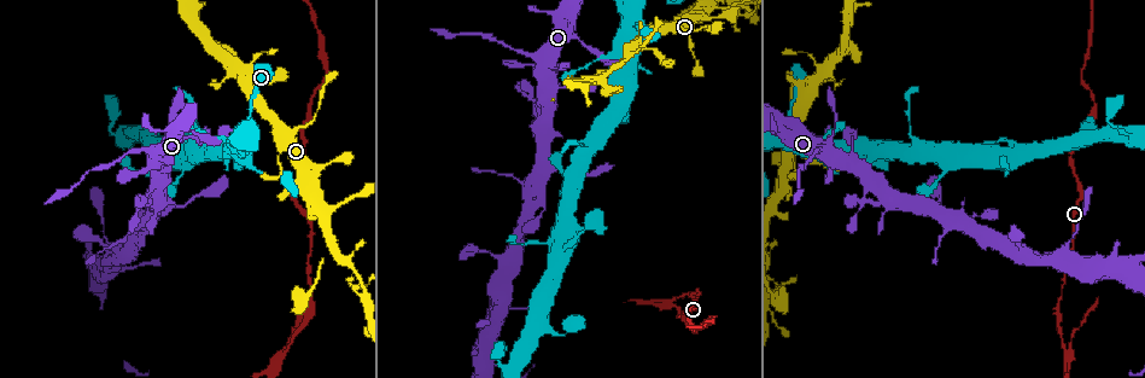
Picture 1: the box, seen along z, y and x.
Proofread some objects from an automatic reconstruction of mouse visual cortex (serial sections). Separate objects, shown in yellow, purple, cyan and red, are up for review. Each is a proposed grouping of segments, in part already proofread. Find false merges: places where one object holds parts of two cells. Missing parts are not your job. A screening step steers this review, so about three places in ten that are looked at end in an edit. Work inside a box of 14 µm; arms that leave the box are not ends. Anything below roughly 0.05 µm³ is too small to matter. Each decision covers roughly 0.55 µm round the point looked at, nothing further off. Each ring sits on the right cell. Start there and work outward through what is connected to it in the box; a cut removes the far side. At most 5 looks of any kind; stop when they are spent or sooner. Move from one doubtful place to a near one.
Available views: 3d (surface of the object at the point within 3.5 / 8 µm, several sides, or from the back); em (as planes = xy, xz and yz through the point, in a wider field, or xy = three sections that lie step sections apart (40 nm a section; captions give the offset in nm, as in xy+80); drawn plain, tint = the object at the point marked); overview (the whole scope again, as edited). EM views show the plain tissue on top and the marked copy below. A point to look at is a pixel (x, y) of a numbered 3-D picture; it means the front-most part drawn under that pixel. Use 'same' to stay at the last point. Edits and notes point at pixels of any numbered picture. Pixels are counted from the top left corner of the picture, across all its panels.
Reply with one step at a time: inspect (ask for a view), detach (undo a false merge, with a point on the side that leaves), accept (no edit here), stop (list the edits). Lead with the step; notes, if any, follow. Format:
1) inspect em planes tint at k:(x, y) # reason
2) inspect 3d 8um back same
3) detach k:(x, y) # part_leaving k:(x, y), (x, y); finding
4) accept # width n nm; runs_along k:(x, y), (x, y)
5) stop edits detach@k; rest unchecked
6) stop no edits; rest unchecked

inspect 3d 3.5um back at 1:(284, 350) # arms part here

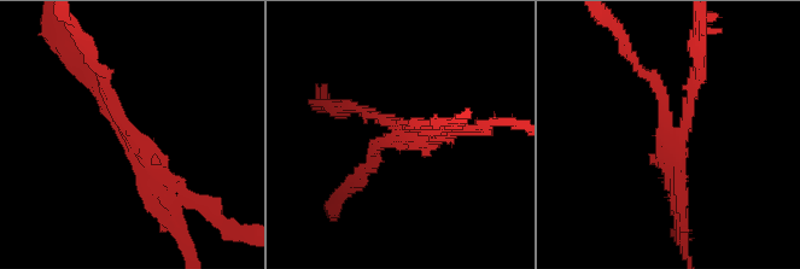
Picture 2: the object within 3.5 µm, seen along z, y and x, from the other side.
inspect em xy step 1 tint at 2:(126, 134) # need the tissue

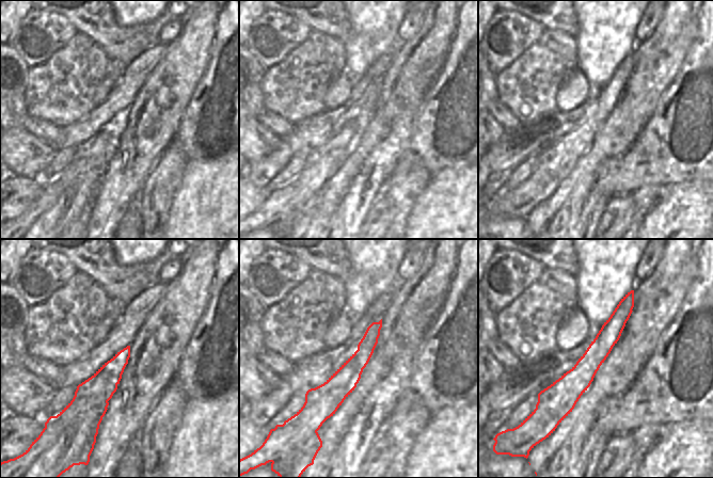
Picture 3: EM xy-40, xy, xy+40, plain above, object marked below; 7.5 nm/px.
detach 2:(661, 92) # width 200 nm; border 3:(107, 401), (82, 413), (72, 424); a second cell is stuck on

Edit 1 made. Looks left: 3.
inspect overview # redraw

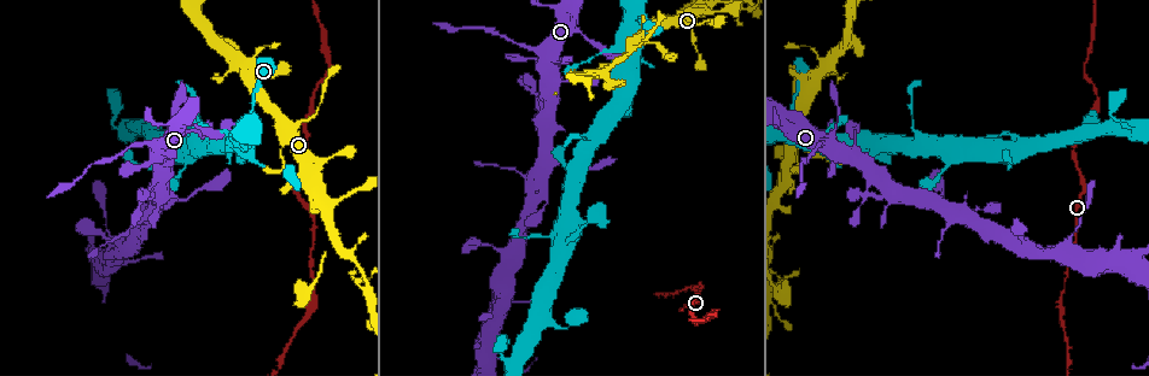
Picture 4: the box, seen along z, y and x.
inspect 3d 3.5um at 4:(359, 279) # thin neck

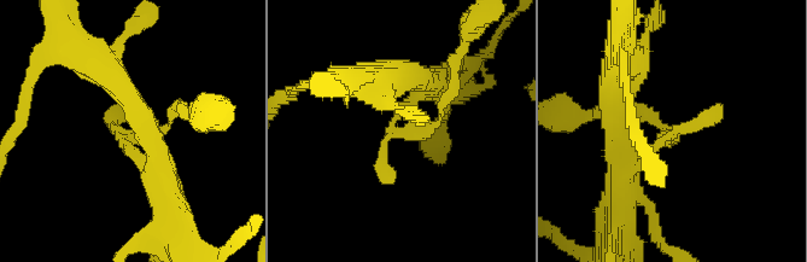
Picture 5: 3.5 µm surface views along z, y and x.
inspect em xy step 2 tint at 5:(670, 139) # shape alone is not enough

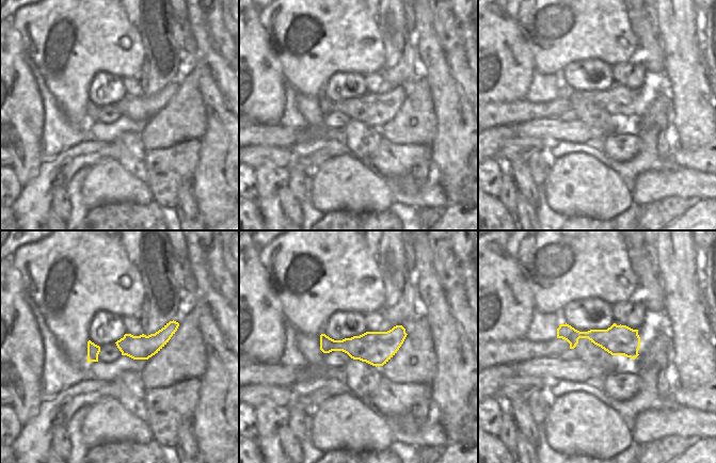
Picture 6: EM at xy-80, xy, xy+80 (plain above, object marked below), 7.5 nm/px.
accept # runs_along 5:(153, 140), (179, 106); all the same cell

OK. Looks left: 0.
stop edits detach@2; rest unchecked

